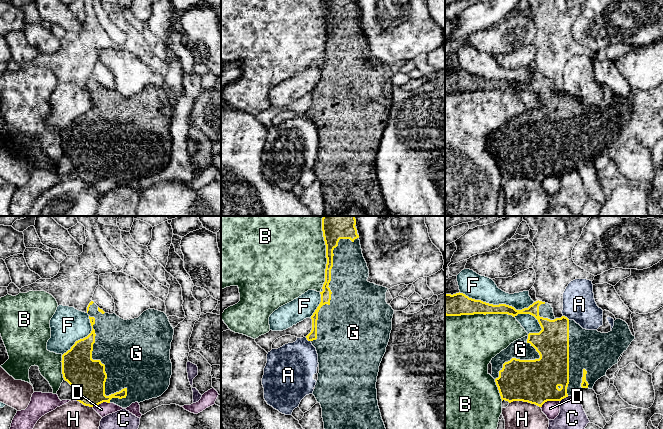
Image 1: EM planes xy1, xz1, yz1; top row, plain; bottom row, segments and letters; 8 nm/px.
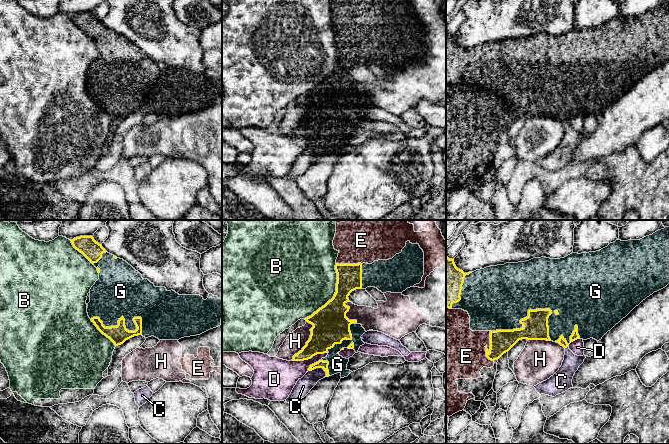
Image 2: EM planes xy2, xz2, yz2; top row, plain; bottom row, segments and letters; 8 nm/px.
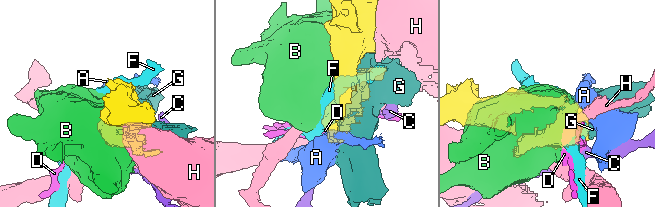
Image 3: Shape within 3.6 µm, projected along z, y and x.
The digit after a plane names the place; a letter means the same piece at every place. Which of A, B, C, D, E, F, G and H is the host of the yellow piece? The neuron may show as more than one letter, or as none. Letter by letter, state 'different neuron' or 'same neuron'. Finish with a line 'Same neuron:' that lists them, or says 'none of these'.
A: different neuron
B: different neuron
C: different neuron
D: different neuron
E: different neuron
F: different neuron
G: same neuron
H: different neuron
Same neuron: G

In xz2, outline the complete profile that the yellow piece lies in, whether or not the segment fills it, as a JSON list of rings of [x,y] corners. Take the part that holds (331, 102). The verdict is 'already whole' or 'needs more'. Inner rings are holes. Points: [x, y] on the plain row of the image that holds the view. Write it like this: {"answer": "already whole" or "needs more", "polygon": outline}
{"answer": "needs more", "polygon": [[[407,17],[402,28],[396,30],[392,35],[378,36],[372,40],[336,40],[335,46],[337,49],[336,68],[324,82],[305,94],[306,98],[313,101],[310,105],[311,111],[302,126],[293,132],[292,137],[304,137],[317,130],[327,129],[328,131],[325,134],[310,141],[308,147],[323,144],[326,148],[325,153],[340,149],[341,154],[344,154],[352,147],[347,145],[349,134],[343,134],[339,131],[339,128],[348,124],[354,125],[358,129],[359,124],[365,120],[361,112],[366,108],[362,101],[357,99],[357,96],[349,96],[346,93],[346,89],[350,85],[349,82],[345,81],[349,78],[348,72],[356,65],[366,65],[367,63],[375,63],[382,69],[402,69],[407,64],[419,60],[424,51],[424,28],[419,20],[412,20]]]}

